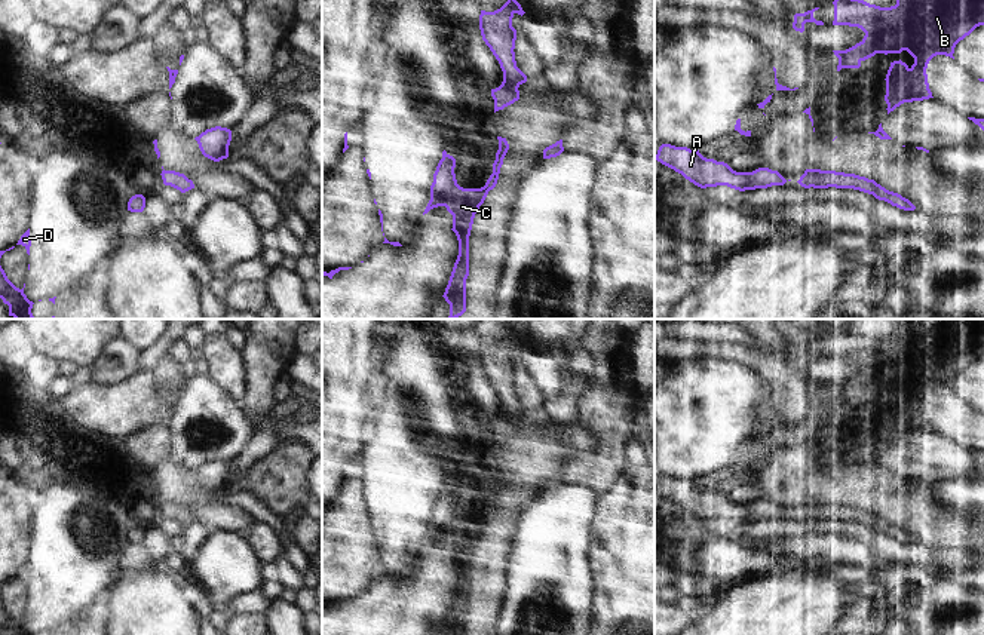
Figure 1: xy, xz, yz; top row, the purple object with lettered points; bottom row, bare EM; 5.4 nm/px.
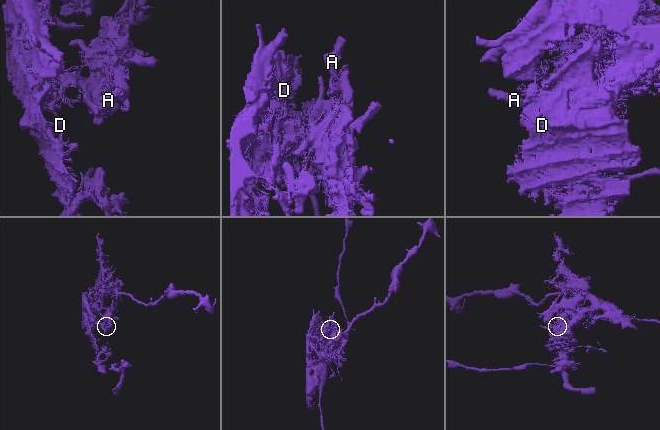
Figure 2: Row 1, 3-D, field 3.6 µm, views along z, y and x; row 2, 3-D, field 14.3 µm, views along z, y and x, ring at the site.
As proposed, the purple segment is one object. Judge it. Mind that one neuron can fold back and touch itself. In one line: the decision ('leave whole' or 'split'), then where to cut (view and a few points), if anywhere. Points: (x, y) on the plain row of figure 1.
split | xz (494, 438), (503, 439)

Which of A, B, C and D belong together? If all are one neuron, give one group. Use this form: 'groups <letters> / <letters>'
groups A / B C D

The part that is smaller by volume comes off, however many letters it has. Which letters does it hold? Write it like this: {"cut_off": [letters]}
{"cut_off": ["A"]}

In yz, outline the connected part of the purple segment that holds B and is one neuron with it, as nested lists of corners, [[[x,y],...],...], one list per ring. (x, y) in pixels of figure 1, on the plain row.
[[[901,319],[896,323],[896,337],[890,340],[880,340],[853,331],[853,323],[847,323],[833,334],[833,358],[858,359],[865,368],[846,383],[833,383],[839,390],[837,404],[842,401],[859,401],[862,393],[876,386],[888,387],[907,383],[914,390],[911,399],[901,392],[890,395],[885,411],[888,447],[904,435],[934,430],[926,407],[929,393],[937,387],[954,392],[956,377],[977,359],[984,358],[984,319]]]

